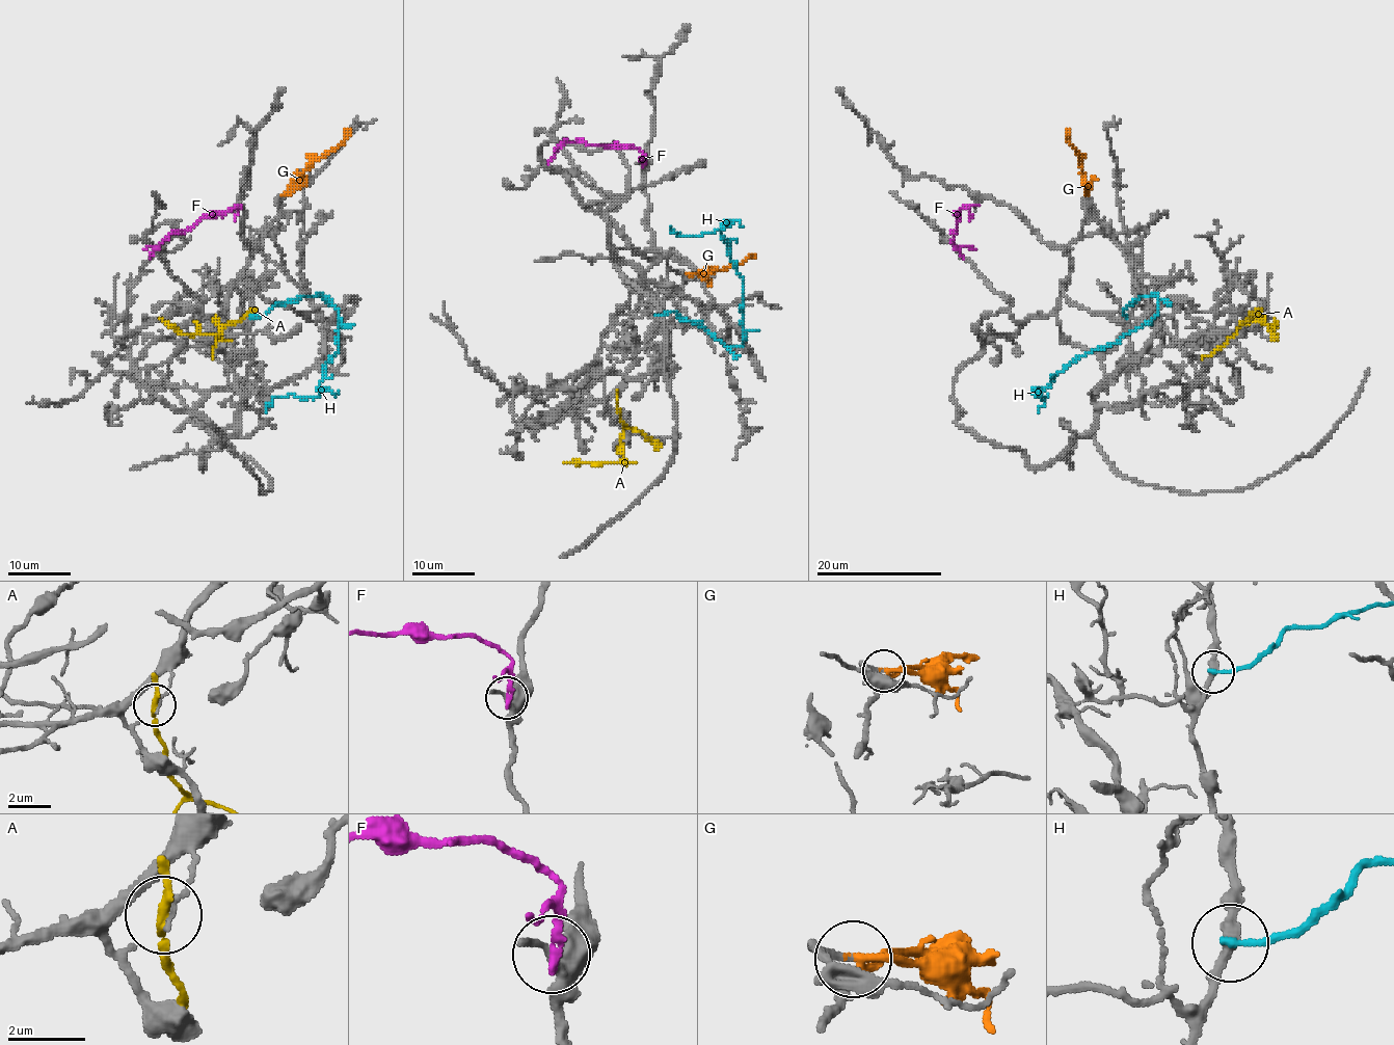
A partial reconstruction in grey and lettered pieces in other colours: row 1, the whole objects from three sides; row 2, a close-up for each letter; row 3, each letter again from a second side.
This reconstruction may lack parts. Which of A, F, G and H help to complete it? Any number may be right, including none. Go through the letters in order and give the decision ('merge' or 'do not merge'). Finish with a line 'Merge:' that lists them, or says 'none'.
A: do not merge
F: do not merge
G: merge
H: do not merge
Merge: G

